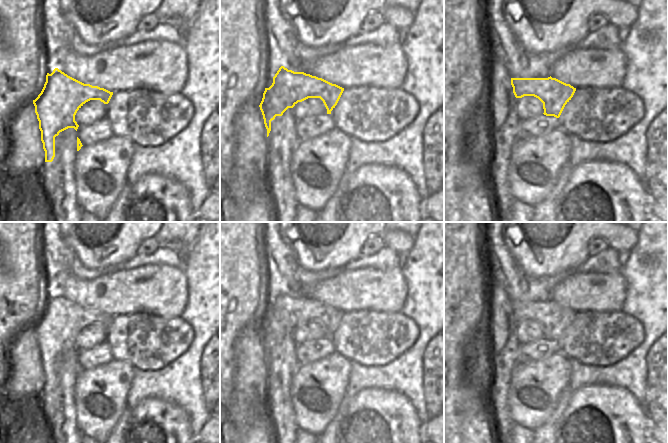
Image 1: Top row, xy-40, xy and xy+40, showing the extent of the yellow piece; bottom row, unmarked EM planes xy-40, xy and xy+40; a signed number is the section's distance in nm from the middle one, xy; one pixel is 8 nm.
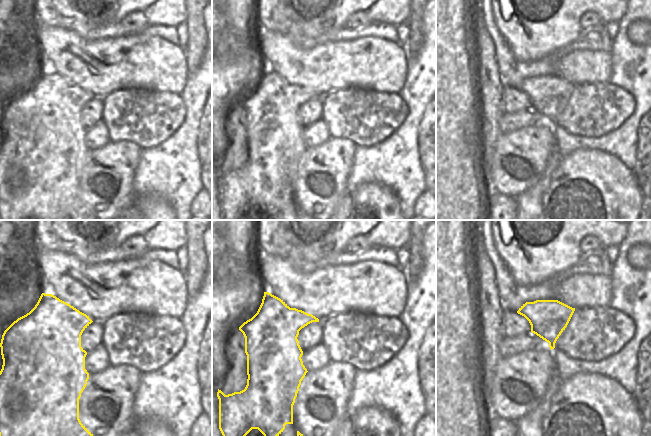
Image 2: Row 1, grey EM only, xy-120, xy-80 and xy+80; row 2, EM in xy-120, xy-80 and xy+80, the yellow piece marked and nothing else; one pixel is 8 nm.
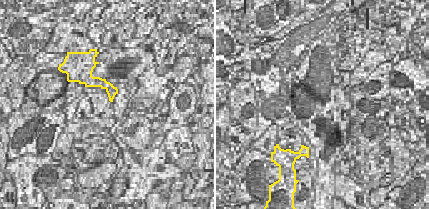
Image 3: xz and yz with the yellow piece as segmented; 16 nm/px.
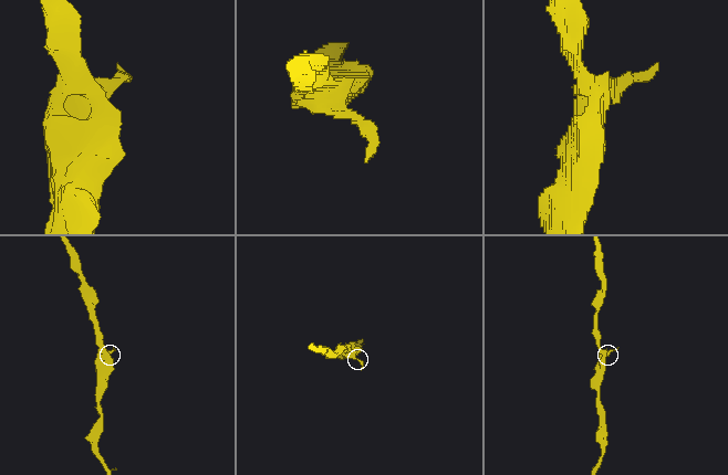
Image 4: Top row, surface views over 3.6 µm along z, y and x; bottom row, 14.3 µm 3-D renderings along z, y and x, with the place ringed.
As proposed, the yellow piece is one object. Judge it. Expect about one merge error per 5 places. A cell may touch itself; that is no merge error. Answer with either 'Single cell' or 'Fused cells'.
Single cell.

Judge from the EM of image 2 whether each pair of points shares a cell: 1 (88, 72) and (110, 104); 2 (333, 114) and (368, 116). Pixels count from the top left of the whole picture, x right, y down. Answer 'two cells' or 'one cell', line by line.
1: two cells
2: one cell

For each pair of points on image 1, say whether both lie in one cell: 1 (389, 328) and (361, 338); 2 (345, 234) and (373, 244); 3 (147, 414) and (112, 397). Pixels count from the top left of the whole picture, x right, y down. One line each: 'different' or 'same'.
1: same
2: different
3: different

